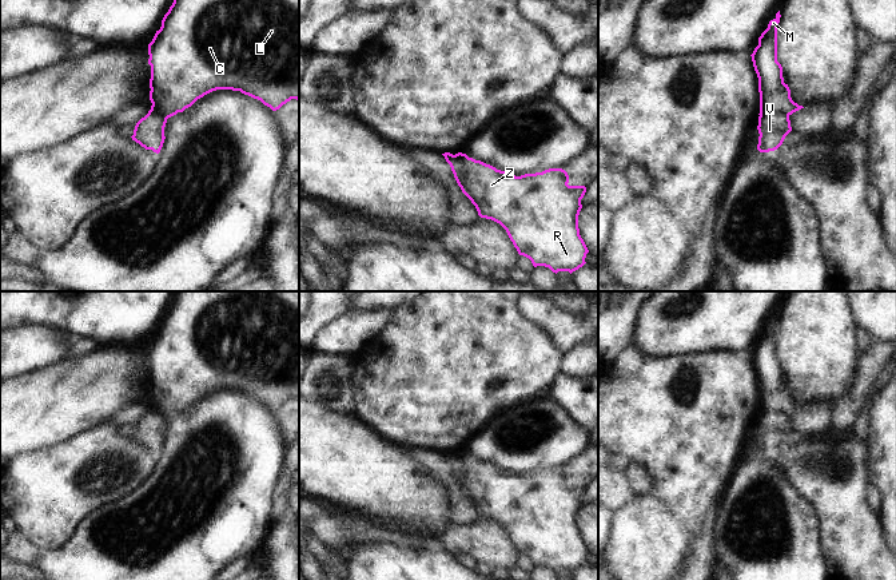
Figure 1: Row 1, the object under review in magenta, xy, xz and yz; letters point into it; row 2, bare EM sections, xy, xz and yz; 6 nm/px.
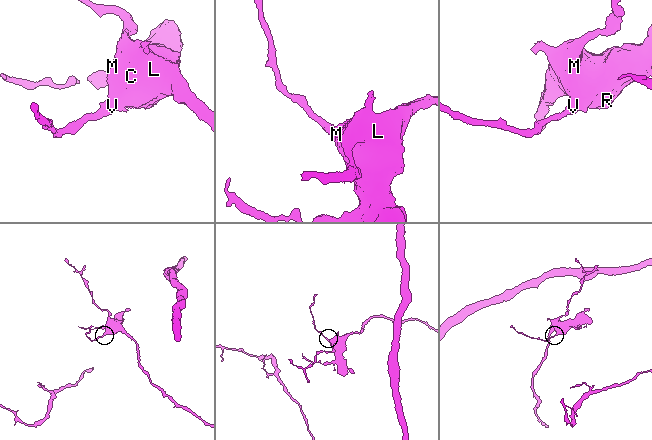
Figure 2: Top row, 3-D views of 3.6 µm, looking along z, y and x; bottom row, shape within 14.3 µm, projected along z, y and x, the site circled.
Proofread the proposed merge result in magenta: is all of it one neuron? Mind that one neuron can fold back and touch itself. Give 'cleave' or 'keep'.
cleave

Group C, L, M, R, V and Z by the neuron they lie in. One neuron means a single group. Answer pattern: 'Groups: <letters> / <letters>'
Groups: C L M R Z / V

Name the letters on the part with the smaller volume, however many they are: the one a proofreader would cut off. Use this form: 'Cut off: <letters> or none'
Cut off: V

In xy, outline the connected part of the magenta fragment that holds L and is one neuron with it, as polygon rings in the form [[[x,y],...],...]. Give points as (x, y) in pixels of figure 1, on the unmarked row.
[[[178,291],[162,319],[160,329],[156,330],[152,341],[148,343],[148,354],[148,364],[151,365],[151,409],[166,418],[183,412],[198,398],[216,389],[240,390],[276,410],[291,398],[299,400],[299,291]]]

